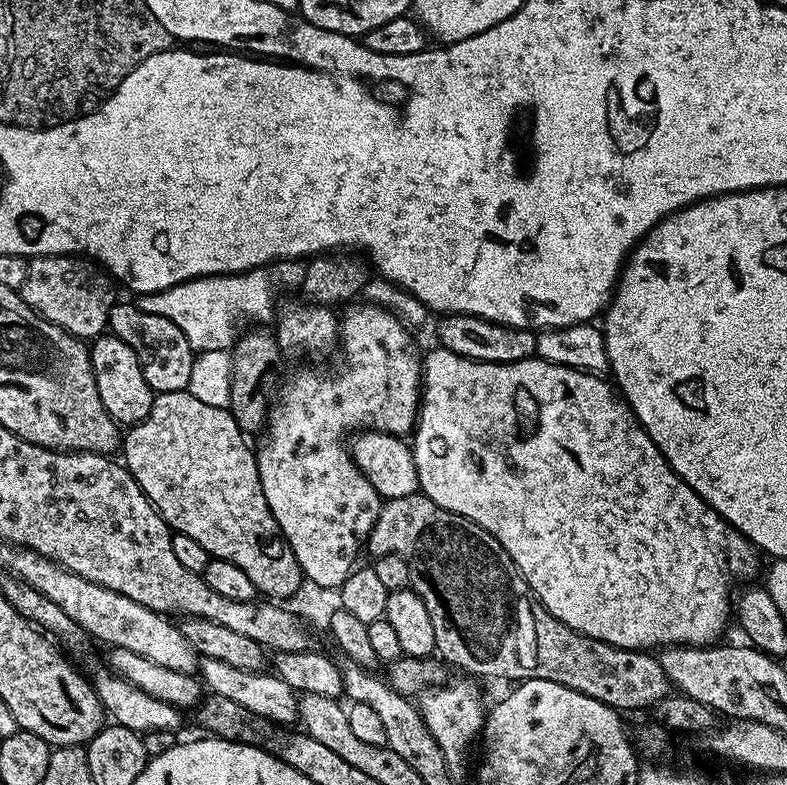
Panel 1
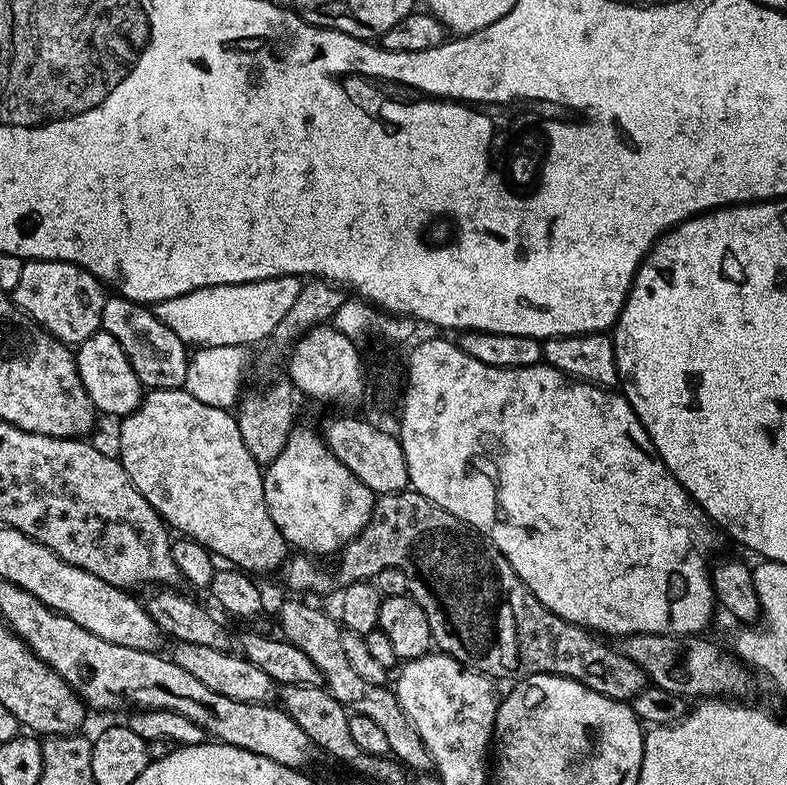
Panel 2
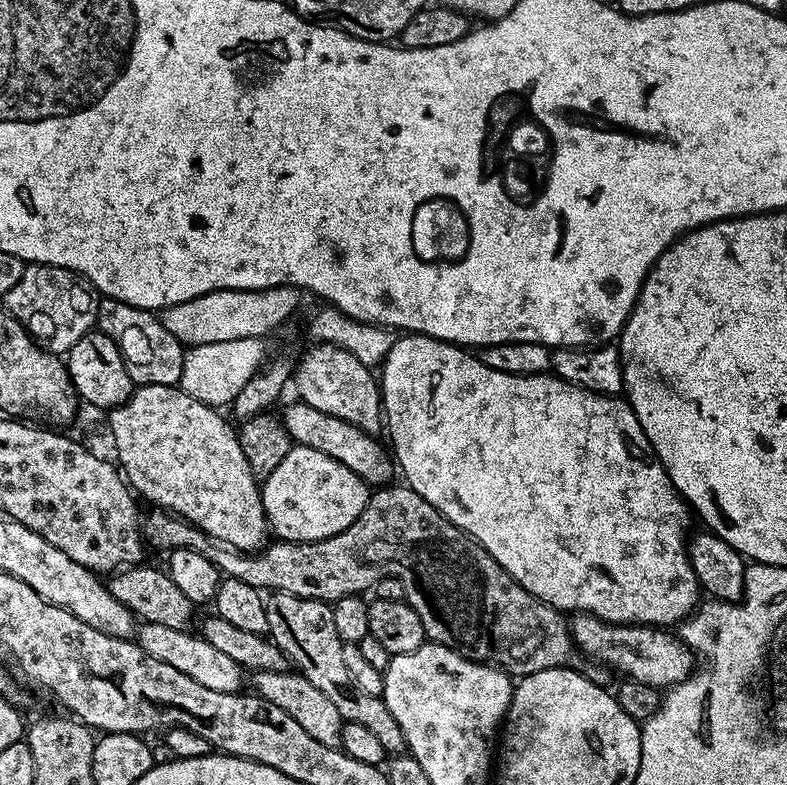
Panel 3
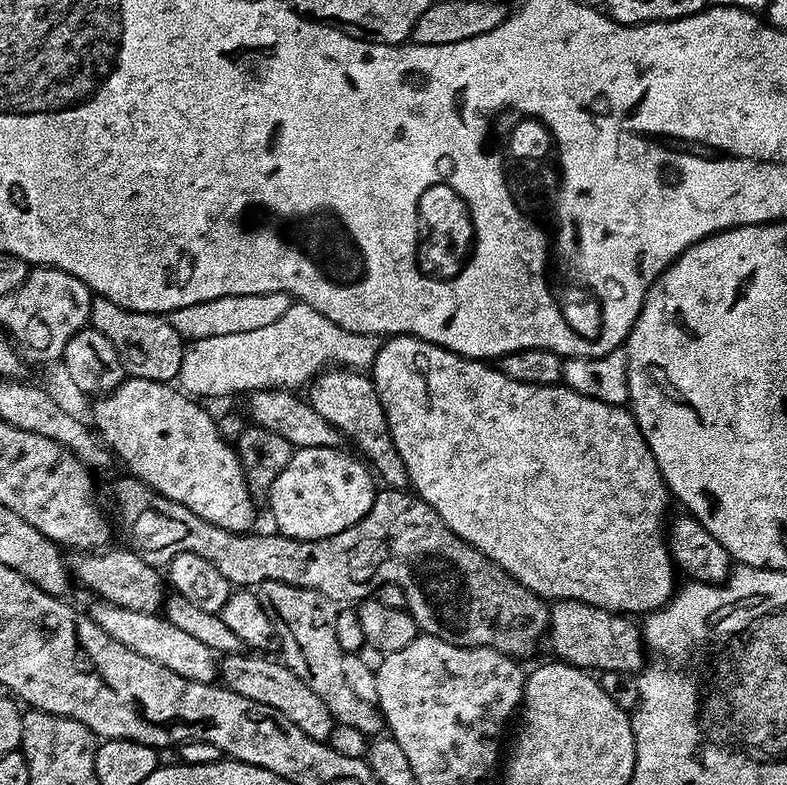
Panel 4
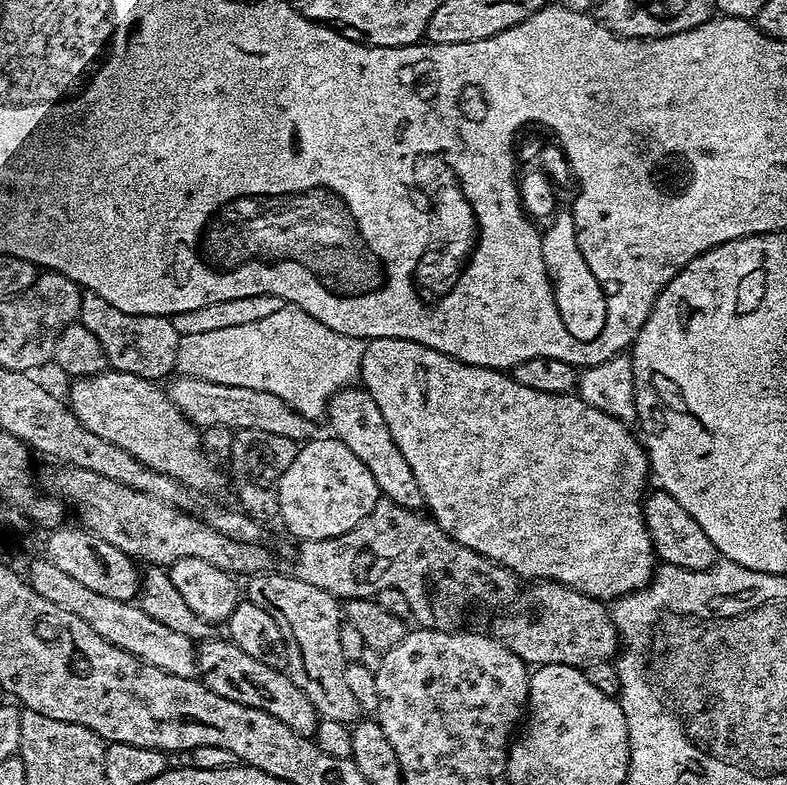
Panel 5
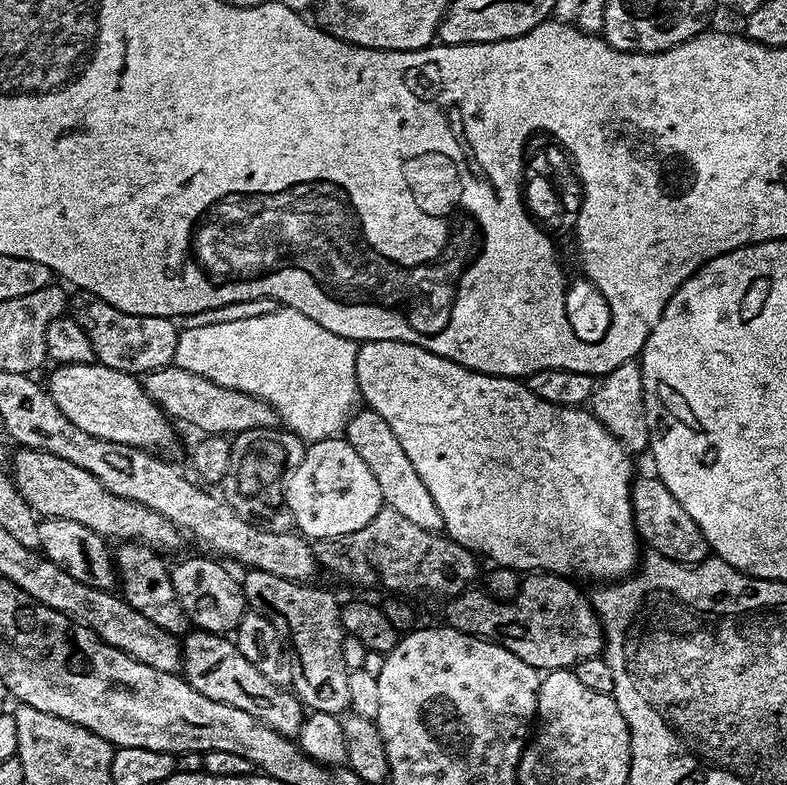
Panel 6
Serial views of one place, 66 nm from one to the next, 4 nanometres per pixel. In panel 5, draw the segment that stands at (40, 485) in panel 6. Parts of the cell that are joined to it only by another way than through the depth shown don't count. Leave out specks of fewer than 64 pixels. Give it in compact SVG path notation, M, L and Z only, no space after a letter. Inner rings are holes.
M71 466L57 469L57 472L46 473L44 480L42 476L43 487L67 505L71 515L73 512L80 519L77 521L88 531L102 538L102 542L118 546L118 550L137 562L145 560L143 563L148 566L171 566L182 558L202 558L202 562L210 562L210 566L218 566L218 570L236 578L273 571L272 552L264 544L226 538L226 534L218 534L218 530L214 530L202 518L191 516L191 511L175 508L142 490L122 486L114 482L114 478L94 474L94 470Z

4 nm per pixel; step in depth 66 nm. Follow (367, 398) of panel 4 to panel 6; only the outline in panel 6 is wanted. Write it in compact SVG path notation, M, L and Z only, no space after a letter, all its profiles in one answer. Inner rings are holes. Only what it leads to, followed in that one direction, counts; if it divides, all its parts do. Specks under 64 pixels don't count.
M371 410L353 411L345 424L343 435L354 446L358 458L366 462L370 474L374 474L374 479L378 482L378 490L382 490L382 498L387 507L398 510L402 518L409 522L414 522L414 526L420 526L422 530L440 532L444 527L442 514L438 514L438 506L434 506L434 498L430 498L430 490L426 490L422 478L418 478L418 470L414 470L414 465L410 463L410 458L398 446L398 438L394 438L394 430L386 426L386 418L382 418Z

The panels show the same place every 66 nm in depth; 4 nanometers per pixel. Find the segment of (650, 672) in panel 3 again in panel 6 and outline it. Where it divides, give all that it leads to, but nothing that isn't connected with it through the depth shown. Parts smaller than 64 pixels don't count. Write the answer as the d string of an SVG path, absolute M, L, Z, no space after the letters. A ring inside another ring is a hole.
M528 574L519 581L514 598L497 598L472 586L445 603L448 604L444 608L448 619L445 621L459 632L502 645L538 670L571 669L577 661L599 656L604 651L600 617L589 597L584 597L571 582L564 576Z

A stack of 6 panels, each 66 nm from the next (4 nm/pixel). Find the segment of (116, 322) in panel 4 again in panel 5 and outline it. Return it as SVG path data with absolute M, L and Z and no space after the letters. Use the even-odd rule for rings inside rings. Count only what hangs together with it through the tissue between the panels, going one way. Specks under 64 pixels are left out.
M84 290L80 293L78 322L86 326L86 330L90 330L94 338L98 338L98 343L108 359L109 369L138 374L138 378L146 378L153 382L163 381L163 376L171 377L177 371L176 359L181 336L175 332L171 319L167 316L126 314L110 306L106 298Z

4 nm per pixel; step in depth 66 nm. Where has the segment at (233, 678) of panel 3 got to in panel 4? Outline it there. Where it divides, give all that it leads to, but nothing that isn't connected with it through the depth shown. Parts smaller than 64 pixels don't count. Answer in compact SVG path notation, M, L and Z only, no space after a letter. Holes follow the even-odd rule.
M97 599L95 603L90 609L92 621L102 626L110 638L134 650L134 654L142 654L142 658L150 658L150 662L158 662L158 666L166 666L166 670L174 670L174 674L182 674L182 678L190 678L194 682L210 684L217 679L217 653L212 652L210 646L203 642L197 642L191 634L178 630L178 626L164 619L163 615L116 608L102 599Z

